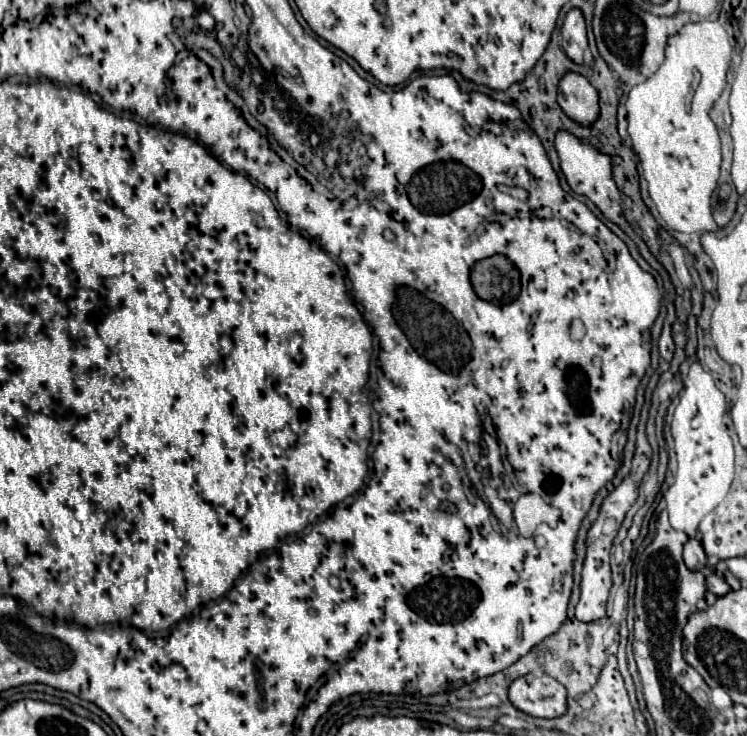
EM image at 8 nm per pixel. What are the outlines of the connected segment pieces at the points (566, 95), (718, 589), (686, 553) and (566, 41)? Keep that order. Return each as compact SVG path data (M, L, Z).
M567 72L559 82L559 106L563 112L579 122L579 124L593 124L599 116L599 96L591 82L577 72Z
M713 572L713 574L707 576L707 590L711 590L715 596L723 596L723 594L727 594L731 588L729 588L729 584L725 582L723 576L719 576L717 572Z
M697 538L687 540L685 550L683 550L683 560L685 560L687 568L691 568L691 570L701 570L701 568L705 566L707 556L705 556L703 544L701 544Z
M573 8L567 16L565 22L561 26L561 48L567 52L567 56L571 60L575 60L577 64L583 62L583 52L587 50L587 24L583 18L583 12L579 8Z

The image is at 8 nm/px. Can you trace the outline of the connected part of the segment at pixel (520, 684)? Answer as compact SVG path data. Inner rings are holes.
M525 674L513 680L509 700L521 712L539 718L555 718L567 710L565 686L547 674Z

